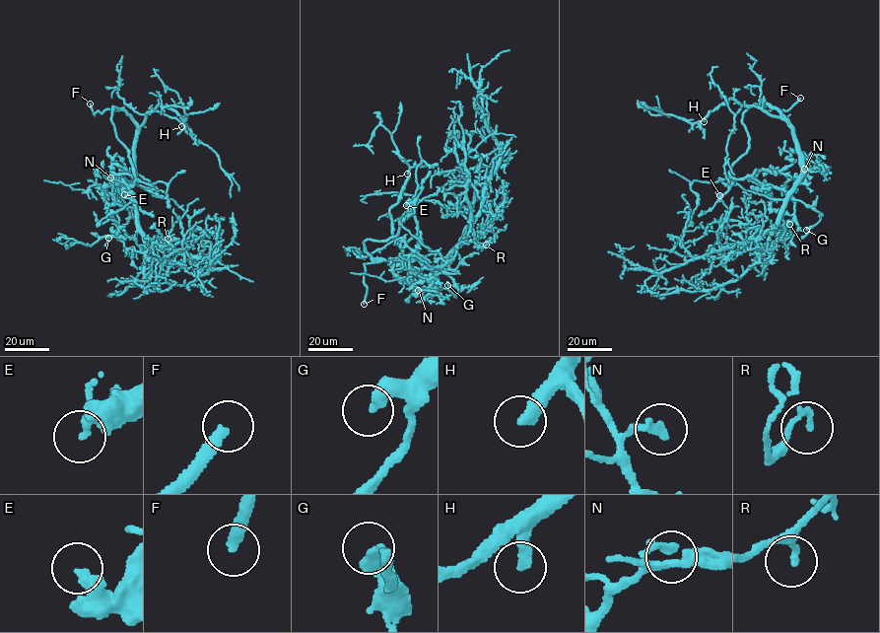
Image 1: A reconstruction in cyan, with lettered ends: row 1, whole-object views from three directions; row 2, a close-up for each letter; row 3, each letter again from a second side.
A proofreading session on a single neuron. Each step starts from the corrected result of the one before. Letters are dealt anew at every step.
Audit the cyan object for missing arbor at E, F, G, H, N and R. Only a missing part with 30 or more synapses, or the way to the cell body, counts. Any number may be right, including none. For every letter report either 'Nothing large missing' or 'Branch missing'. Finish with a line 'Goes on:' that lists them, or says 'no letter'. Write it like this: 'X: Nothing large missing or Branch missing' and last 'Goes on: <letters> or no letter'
E: Nothing large missing
F: Branch missing
G: Nothing large missing
H: Branch missing
N: Nothing large missing
R: Nothing large missing
Goes on: F, H

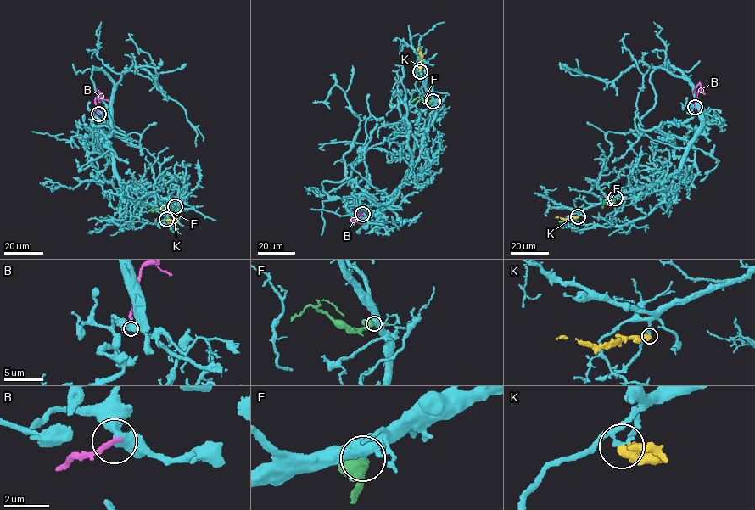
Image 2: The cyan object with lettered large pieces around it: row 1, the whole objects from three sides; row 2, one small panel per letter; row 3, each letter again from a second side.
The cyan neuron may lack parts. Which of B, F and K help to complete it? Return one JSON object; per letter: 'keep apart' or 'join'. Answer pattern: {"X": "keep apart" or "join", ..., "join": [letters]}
{"B": "keep apart", "F": "join", "K": "keep apart", "join": ["F"]}

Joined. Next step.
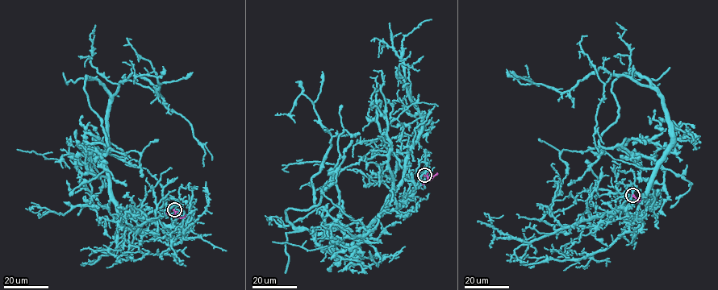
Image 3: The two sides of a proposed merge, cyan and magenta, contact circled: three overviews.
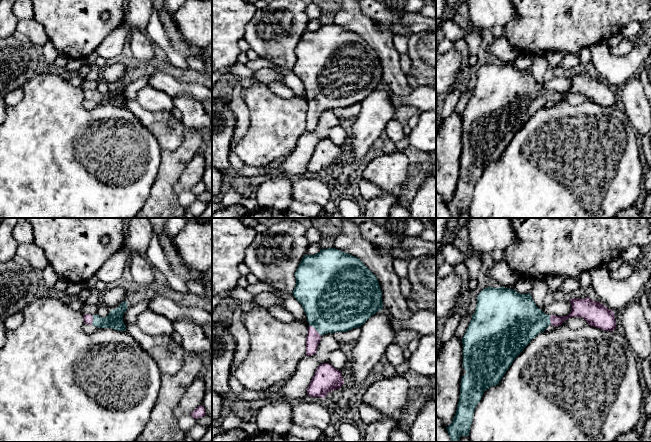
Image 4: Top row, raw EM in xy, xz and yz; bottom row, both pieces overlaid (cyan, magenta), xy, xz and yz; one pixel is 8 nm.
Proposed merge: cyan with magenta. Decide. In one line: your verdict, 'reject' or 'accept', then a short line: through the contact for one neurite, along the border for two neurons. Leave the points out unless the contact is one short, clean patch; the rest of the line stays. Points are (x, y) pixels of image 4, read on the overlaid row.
accept; line xz (332, 302), (315, 328), (313, 338)

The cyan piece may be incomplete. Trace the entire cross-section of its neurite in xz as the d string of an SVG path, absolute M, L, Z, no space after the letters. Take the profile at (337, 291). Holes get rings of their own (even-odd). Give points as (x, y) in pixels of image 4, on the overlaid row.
M335 248L321 249L315 255L305 255L295 272L295 278L296 286L292 294L302 305L309 323L306 356L316 353L322 335L361 327L372 315L383 309L382 291L376 276L359 258Z

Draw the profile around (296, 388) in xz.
M332 334L321 336L316 353L304 357L297 365L297 369L291 379L279 390L284 400L301 399L306 397L308 386L320 364L328 363L329 353L339 350L339 343Z

